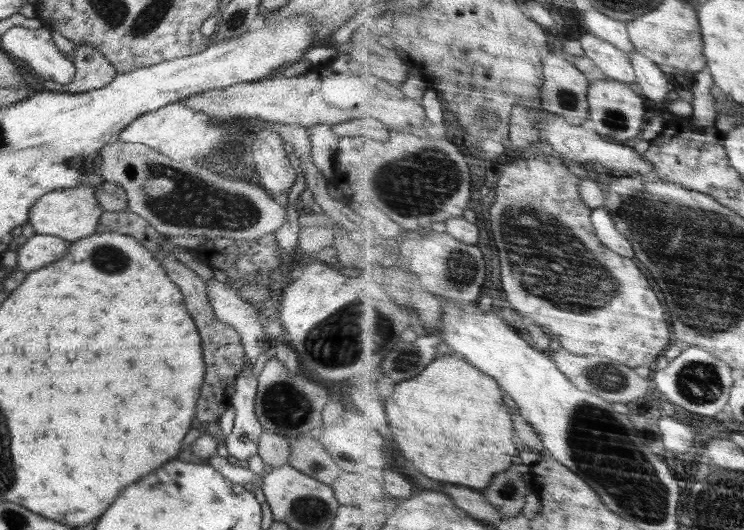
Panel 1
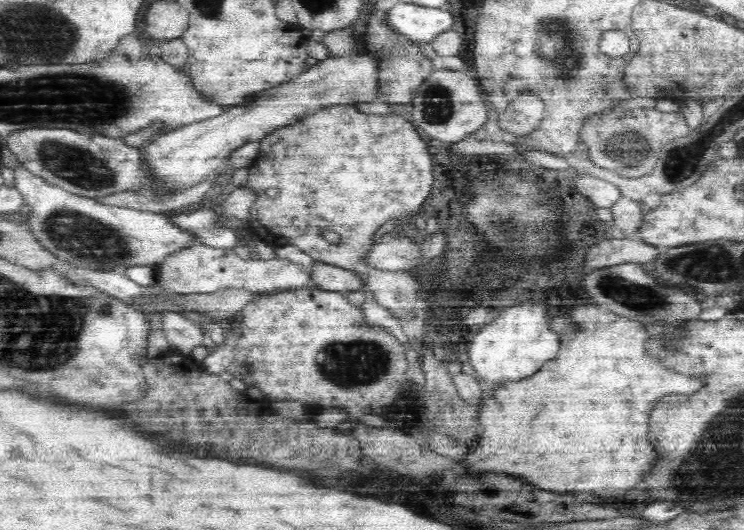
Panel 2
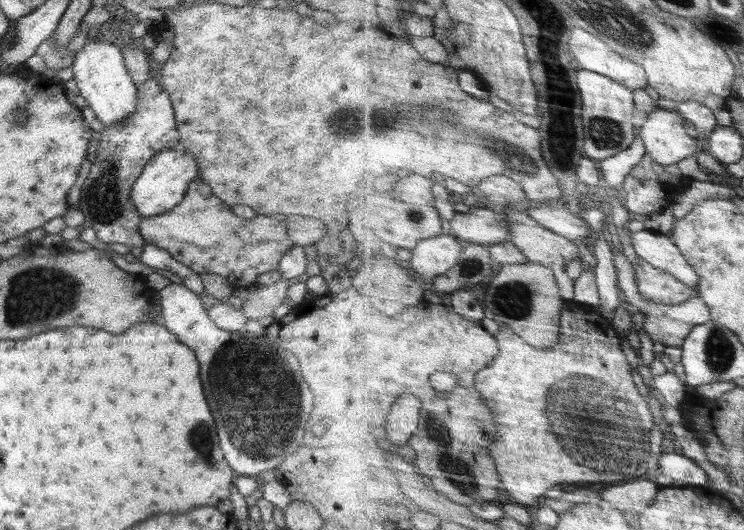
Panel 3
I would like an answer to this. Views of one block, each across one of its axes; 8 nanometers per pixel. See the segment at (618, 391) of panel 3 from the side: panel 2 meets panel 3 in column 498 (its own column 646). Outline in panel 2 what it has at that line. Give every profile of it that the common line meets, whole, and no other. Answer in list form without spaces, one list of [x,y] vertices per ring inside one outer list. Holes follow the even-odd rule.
[[[591,303],[574,307],[571,315],[572,319],[578,323],[578,334],[561,335],[560,354],[556,360],[546,362],[538,372],[534,372],[528,378],[522,377],[522,380],[508,380],[508,382],[500,382],[492,396],[482,398],[482,402],[478,404],[478,424],[480,424],[480,434],[476,436],[476,442],[472,448],[466,450],[466,454],[462,456],[460,469],[478,478],[484,472],[494,472],[494,474],[506,474],[512,478],[522,480],[524,484],[530,484],[534,488],[540,490],[552,490],[552,492],[594,492],[598,496],[620,496],[626,494],[626,490],[630,486],[634,486],[638,482],[638,476],[642,476],[642,472],[646,472],[646,464],[650,464],[650,460],[654,460],[654,450],[650,448],[648,440],[646,440],[646,416],[650,414],[650,408],[654,404],[654,400],[658,400],[664,394],[690,394],[696,392],[700,388],[700,381],[686,375],[680,375],[676,372],[669,371],[668,368],[660,365],[656,359],[642,354],[642,344],[646,344],[648,333],[644,332],[644,324],[626,319],[611,312],[605,305],[596,305]],[[582,344],[594,344],[590,350],[586,350]],[[616,428],[616,430],[614,430]],[[592,470],[592,472],[590,472]],[[596,470],[596,472],[594,472]]]

